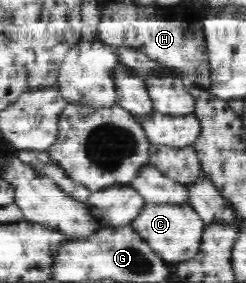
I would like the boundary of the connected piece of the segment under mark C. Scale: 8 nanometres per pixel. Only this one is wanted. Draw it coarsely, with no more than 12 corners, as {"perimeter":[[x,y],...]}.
{"perimeter":[[187,201],[146,203],[128,224],[164,260],[198,252],[206,223]]}

